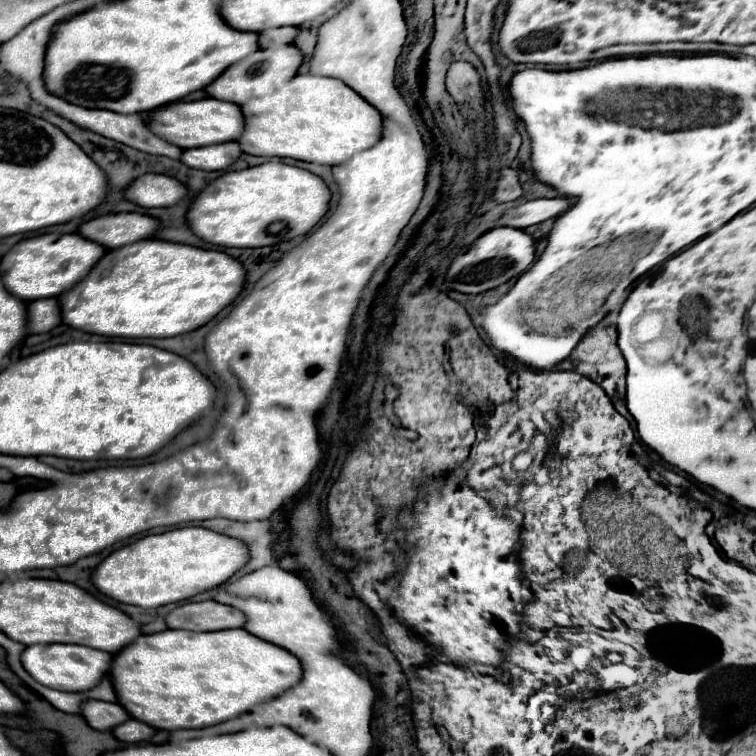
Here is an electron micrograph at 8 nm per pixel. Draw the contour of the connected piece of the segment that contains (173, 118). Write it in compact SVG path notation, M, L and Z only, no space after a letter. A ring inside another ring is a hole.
M206 98L196 102L174 102L172 106L164 106L152 114L152 130L156 134L180 148L200 148L200 146L212 146L222 142L234 142L238 140L244 130L244 114L242 108L234 102Z

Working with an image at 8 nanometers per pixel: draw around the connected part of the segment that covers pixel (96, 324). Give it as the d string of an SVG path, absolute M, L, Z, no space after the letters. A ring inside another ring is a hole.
M154 238L152 242L140 242L140 246L106 252L102 262L94 266L92 274L58 300L62 306L62 320L72 328L110 338L172 338L208 324L216 314L232 304L242 292L244 278L244 266L224 252Z

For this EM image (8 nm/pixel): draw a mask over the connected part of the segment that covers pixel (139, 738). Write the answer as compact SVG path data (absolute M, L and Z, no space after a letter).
M128 720L124 722L124 726L118 726L118 730L114 730L114 736L126 744L138 744L138 742L148 742L154 736L154 728L138 722L138 720Z

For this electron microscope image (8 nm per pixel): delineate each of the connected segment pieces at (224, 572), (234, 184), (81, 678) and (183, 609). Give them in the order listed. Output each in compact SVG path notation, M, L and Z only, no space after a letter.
M188 526L176 528L164 534L144 536L116 552L112 552L94 570L94 586L124 604L134 604L142 608L158 608L172 602L188 600L202 590L220 586L250 560L248 546L232 536L218 534L208 528Z
M268 162L214 180L194 200L188 222L192 232L208 244L232 248L274 246L310 232L328 212L330 196L330 188L320 176L296 166Z
M34 644L22 652L22 664L26 672L40 684L60 692L86 692L98 686L98 682L110 672L112 654L78 644Z
M214 600L188 602L174 608L166 616L168 628L182 628L192 632L214 632L226 628L244 628L246 616L234 608Z

